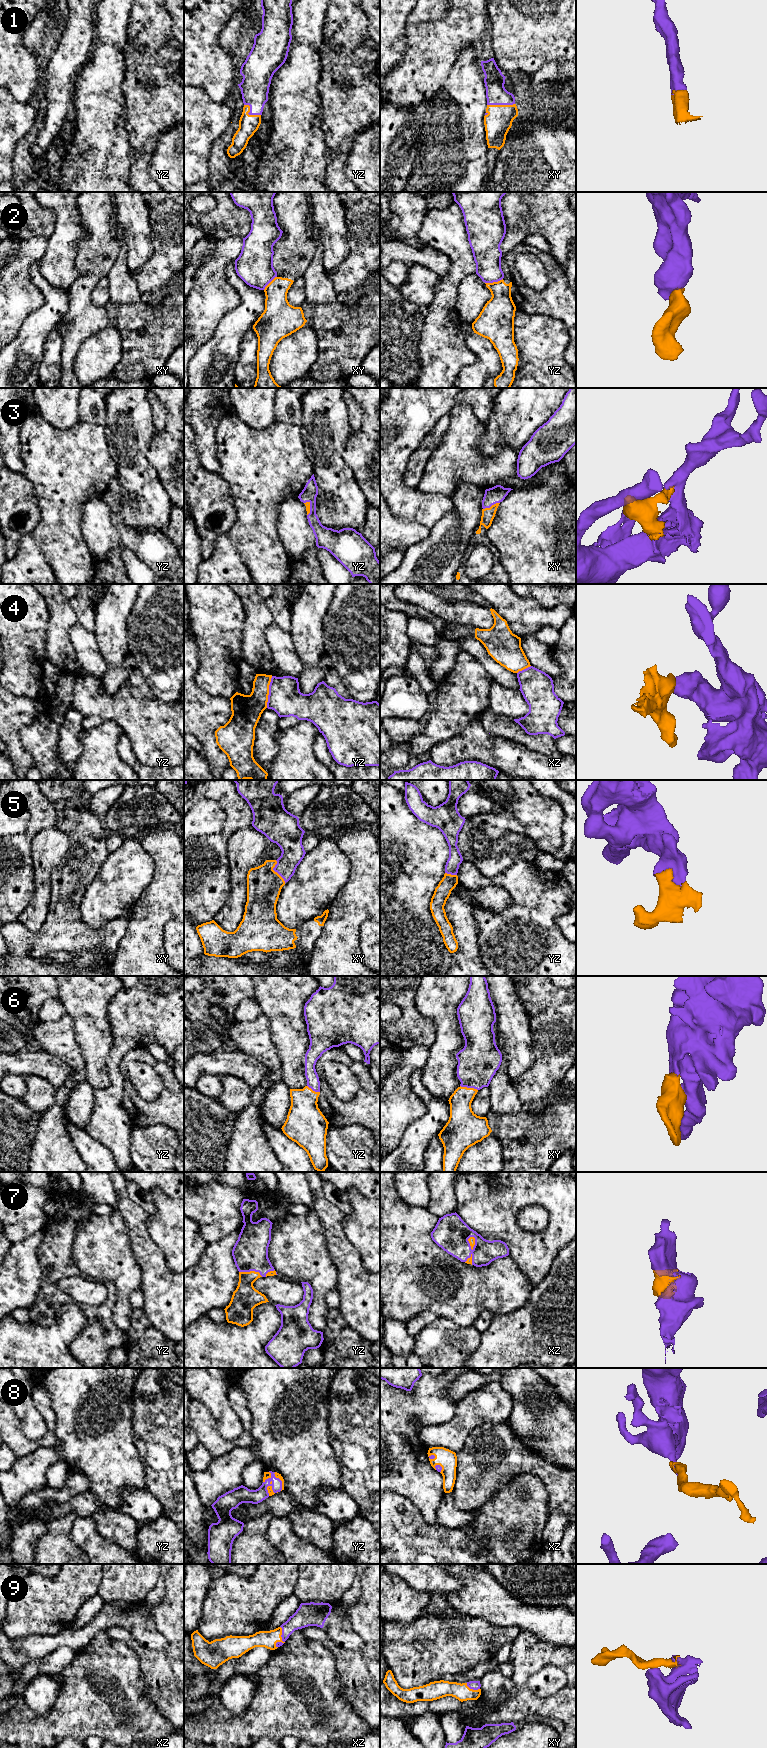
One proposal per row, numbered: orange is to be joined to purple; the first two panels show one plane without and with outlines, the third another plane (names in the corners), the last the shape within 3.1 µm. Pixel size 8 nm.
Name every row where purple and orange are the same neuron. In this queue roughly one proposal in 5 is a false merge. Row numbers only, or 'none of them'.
1, 3, 5, 6, 7, 8, 9

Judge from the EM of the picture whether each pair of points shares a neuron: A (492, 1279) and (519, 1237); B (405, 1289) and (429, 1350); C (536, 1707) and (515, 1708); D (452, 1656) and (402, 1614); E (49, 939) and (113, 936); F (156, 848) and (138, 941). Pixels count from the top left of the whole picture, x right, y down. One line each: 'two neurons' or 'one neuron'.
A: two neurons
B: two neurons
C: one neuron
D: two neurons
E: one neuron
F: one neuron

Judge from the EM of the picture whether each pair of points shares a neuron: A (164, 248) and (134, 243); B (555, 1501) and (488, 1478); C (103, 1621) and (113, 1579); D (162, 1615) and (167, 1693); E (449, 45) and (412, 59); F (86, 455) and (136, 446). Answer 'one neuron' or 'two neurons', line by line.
A: two neurons
B: one neuron
C: two neurons
D: one neuron
E: one neuron
F: two neurons

